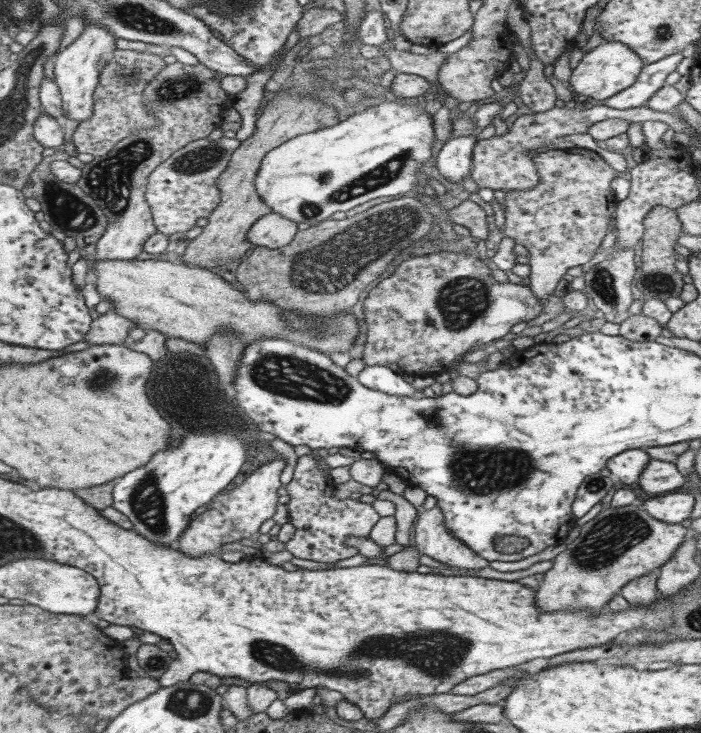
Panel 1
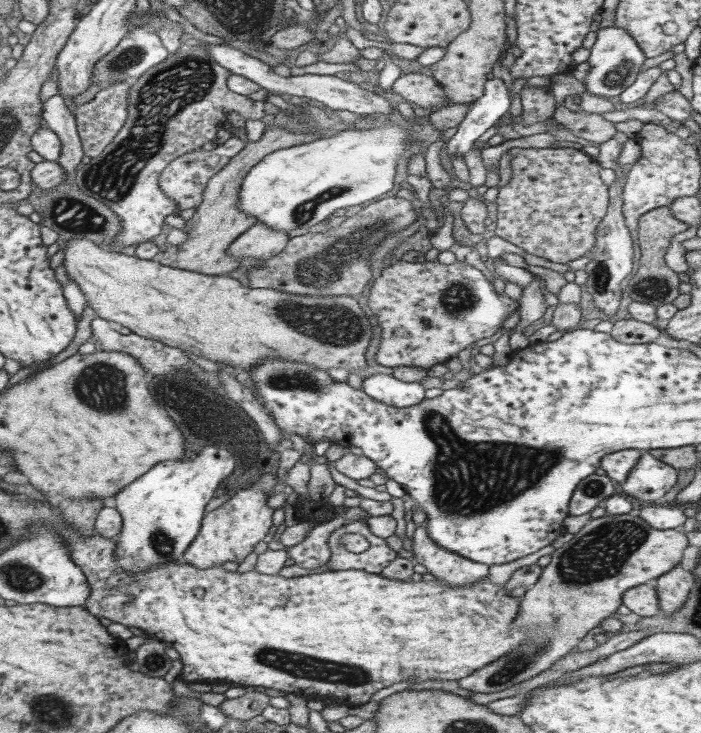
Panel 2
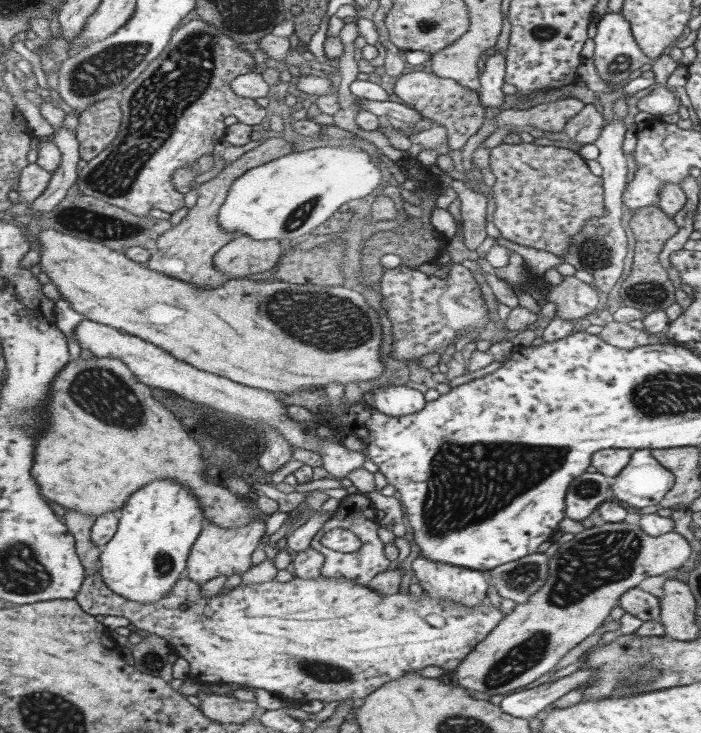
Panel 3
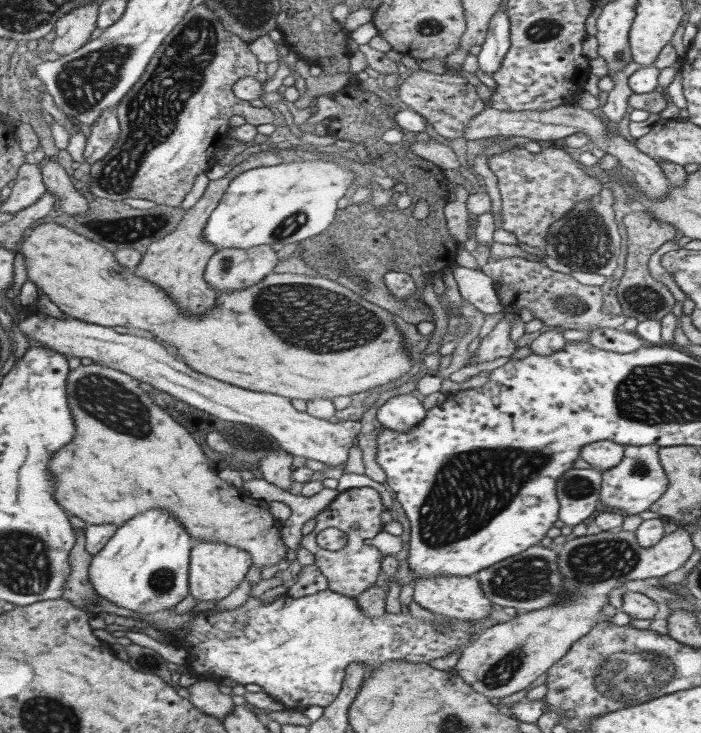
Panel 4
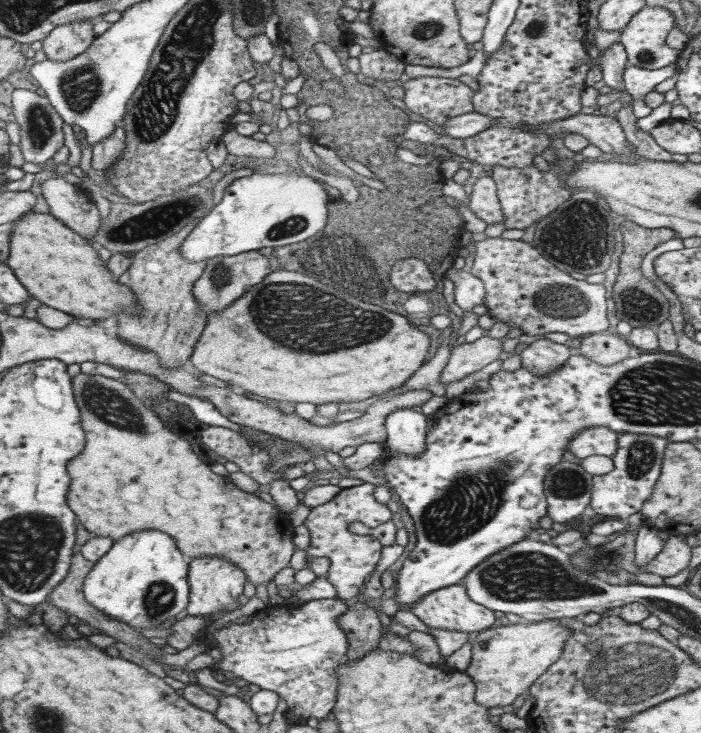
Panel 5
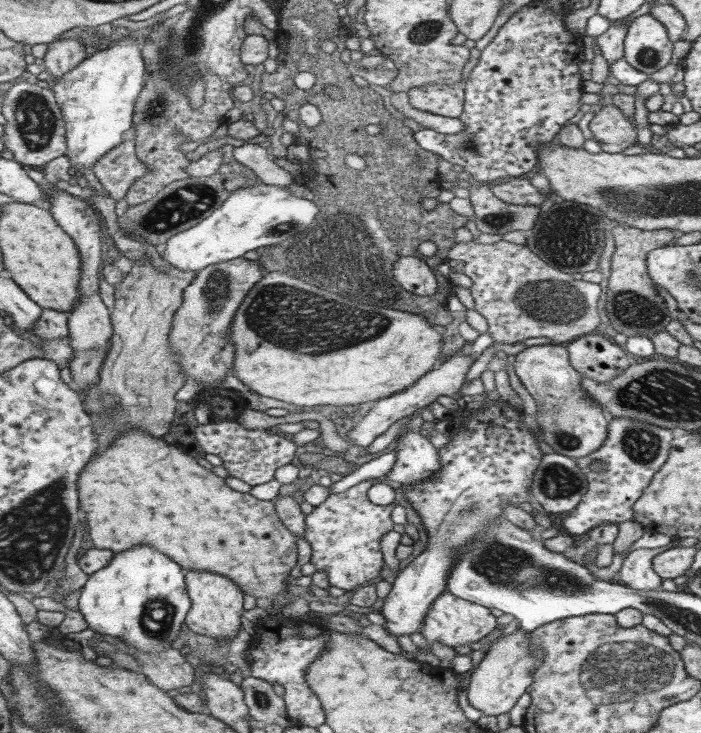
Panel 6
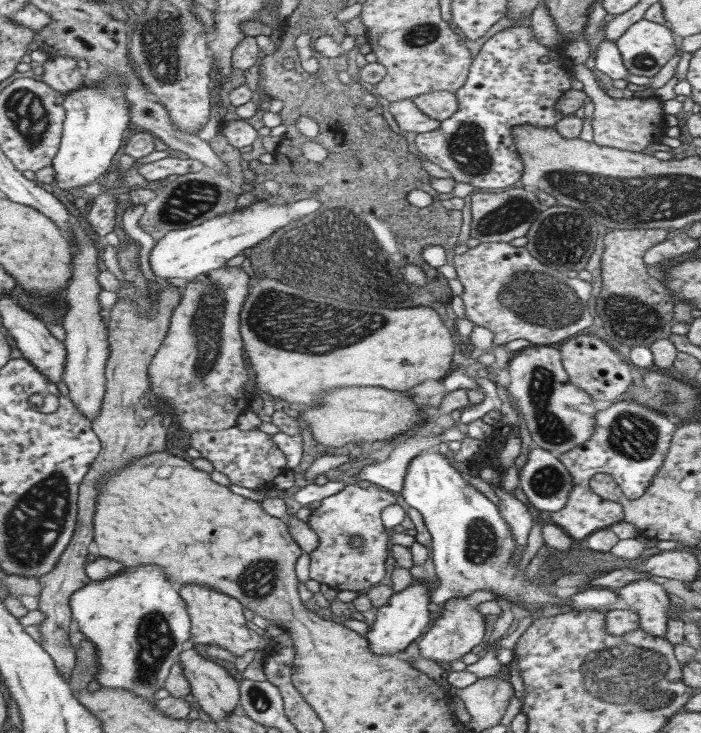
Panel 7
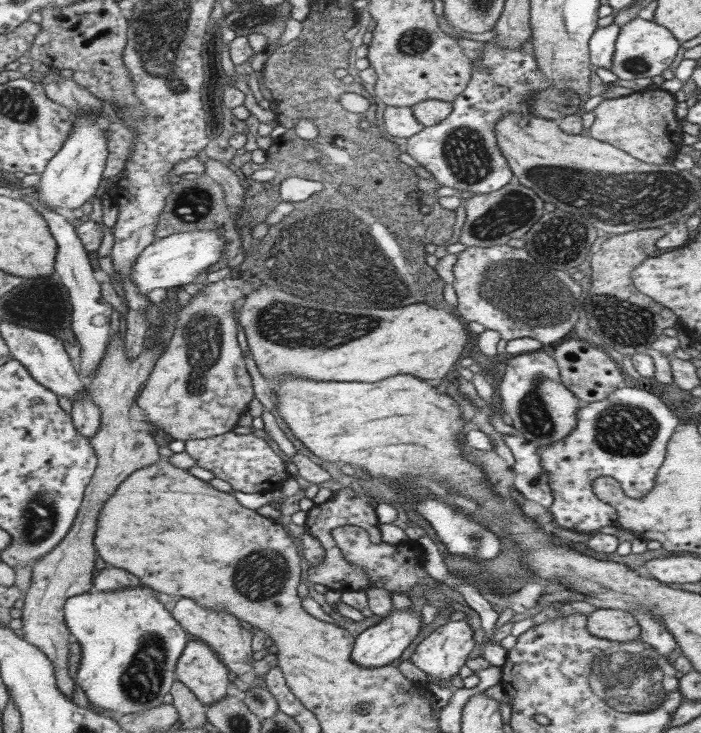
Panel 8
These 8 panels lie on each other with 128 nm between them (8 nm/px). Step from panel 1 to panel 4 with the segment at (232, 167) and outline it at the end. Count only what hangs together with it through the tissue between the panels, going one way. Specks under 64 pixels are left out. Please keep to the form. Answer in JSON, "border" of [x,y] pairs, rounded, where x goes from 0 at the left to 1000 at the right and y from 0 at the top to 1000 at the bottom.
{"border":[[[385,202],[379,206],[371,206],[354,213],[351,218],[338,220],[328,235],[317,243],[300,247],[290,267],[277,281],[265,286],[265,293],[260,296],[260,303],[254,304],[254,310],[231,326],[221,327],[208,338],[207,344],[203,345],[203,355],[191,366],[191,372],[223,386],[225,392],[231,392],[252,412],[252,417],[258,420],[258,428],[288,431],[291,426],[308,415],[311,404],[308,394],[300,392],[300,386],[291,381],[297,356],[310,342],[308,334],[291,329],[291,323],[288,323],[291,322],[291,308],[294,308],[300,292],[317,273],[317,267],[320,267],[320,262],[322,262],[322,256],[331,244],[359,229],[399,224],[404,213],[404,209],[397,211],[397,205],[387,205]]]}

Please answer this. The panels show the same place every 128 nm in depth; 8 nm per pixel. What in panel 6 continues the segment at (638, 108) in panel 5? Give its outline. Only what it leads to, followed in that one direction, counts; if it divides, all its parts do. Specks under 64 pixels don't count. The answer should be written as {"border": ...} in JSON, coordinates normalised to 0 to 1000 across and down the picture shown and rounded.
{"border":[[[890,79],[873,85],[869,91],[869,100],[873,100],[882,113],[893,115],[893,117],[909,117],[922,112],[922,109],[930,109],[930,112],[937,112],[944,115],[944,112],[951,112],[964,101],[969,87],[953,86],[946,94],[942,94],[930,101],[917,100],[907,93],[899,90]]]}

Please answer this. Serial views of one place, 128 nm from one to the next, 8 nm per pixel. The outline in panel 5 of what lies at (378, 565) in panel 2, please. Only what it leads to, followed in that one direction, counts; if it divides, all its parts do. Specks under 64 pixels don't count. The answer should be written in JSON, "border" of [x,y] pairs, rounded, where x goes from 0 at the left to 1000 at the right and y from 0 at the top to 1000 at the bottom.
{"border":[[[518,659],[511,663],[486,667],[486,670],[465,688],[444,693],[434,716],[442,726],[442,744],[435,754],[442,760],[468,761],[471,776],[466,790],[479,802],[482,816],[505,816],[516,808],[522,789],[535,782],[545,742],[531,730],[511,730],[498,724],[502,712],[516,712],[528,720],[536,720],[546,712],[559,709],[559,697],[536,682],[534,662]]]}

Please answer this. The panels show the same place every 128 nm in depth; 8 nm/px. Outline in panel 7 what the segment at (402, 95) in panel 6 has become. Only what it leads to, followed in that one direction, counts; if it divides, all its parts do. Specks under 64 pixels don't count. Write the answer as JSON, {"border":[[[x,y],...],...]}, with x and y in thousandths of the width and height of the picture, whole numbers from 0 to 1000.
{"border":[[[588,135],[559,139],[555,150],[573,177],[596,183],[628,175],[628,165],[611,160],[608,154],[593,146]]]}

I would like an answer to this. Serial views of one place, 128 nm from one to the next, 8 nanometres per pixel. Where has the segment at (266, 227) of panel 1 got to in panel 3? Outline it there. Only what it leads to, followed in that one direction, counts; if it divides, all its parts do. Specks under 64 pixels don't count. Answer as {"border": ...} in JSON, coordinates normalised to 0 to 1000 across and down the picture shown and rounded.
{"border":[[[341,319],[334,327],[322,332],[302,352],[308,367],[320,370],[328,381],[354,379],[354,374],[377,371],[395,360],[405,341],[399,329],[394,326],[365,327],[357,321]]]}

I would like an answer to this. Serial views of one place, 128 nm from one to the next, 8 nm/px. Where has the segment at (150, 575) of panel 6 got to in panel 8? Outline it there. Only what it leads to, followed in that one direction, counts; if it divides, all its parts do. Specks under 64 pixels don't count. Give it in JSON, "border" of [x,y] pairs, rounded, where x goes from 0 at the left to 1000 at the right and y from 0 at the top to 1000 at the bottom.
{"border":[[[185,799],[163,806],[111,809],[94,819],[91,846],[117,883],[114,909],[104,928],[107,935],[120,940],[128,960],[137,966],[157,967],[163,977],[200,971],[231,960],[233,951],[243,944],[251,926],[250,911],[271,873],[271,864],[248,844],[244,828],[223,814],[217,801]]]}

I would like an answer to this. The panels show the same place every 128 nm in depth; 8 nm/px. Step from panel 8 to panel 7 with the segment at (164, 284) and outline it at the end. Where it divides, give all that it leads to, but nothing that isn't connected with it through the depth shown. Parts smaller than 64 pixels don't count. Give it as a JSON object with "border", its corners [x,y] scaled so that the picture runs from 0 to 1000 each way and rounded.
{"border":[[[428,273],[417,278],[385,278],[362,274],[359,280],[334,288],[314,291],[267,312],[254,312],[237,318],[223,329],[213,348],[213,359],[220,377],[231,379],[264,379],[272,383],[288,372],[320,364],[334,349],[347,345],[351,338],[367,336],[368,330],[385,325],[397,311],[408,306],[422,306],[425,300],[451,289],[451,273]]]}

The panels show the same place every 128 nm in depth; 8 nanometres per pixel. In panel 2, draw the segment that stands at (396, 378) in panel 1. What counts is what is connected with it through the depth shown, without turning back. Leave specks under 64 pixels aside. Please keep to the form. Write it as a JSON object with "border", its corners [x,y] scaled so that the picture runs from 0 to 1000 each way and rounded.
{"border":[[[531,510],[516,523],[528,542],[565,555],[591,554],[606,544],[602,521],[572,521],[553,510]]]}

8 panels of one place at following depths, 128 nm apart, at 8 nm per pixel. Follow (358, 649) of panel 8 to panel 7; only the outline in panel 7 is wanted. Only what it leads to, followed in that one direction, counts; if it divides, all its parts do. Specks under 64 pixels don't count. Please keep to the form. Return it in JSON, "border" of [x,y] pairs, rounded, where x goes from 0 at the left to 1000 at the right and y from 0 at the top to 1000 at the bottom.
{"border":[[[589,790],[572,808],[562,809],[551,825],[538,829],[536,844],[522,865],[528,888],[539,894],[562,894],[579,887],[581,881],[593,873],[613,849],[613,836],[619,831],[611,812],[608,791]]]}

